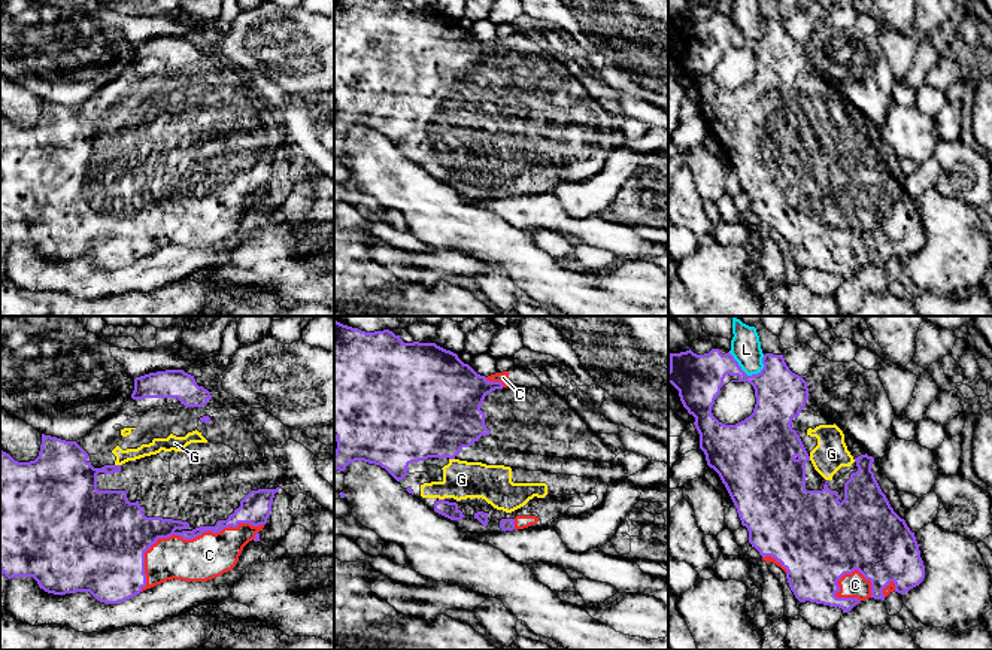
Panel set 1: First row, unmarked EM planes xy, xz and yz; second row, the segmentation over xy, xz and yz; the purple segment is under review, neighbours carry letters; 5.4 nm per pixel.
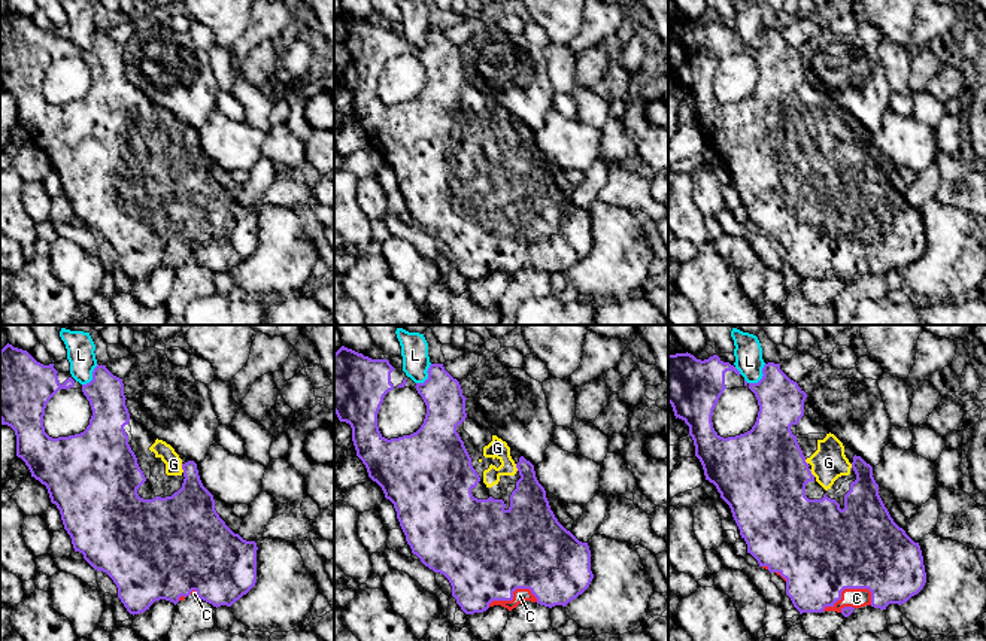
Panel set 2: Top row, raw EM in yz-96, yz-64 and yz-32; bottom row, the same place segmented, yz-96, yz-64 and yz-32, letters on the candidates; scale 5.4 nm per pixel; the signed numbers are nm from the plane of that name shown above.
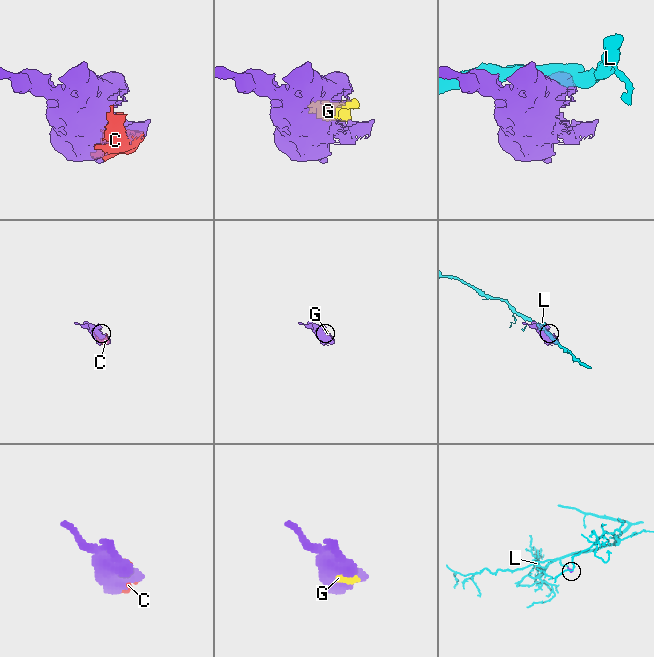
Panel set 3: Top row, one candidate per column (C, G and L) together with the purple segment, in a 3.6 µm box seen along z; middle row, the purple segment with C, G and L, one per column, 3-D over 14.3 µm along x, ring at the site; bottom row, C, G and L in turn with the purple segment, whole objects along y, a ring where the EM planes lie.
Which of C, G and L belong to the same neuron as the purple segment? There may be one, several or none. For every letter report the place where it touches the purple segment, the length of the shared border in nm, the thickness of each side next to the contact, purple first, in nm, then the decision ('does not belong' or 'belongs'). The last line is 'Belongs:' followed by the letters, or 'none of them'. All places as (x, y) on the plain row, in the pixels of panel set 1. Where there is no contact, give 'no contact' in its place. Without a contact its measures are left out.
C: contact xy (184, 204); length 750 nm; calibres 190 and 240 nm; belongs
G: contact xy (118, 131); length 30 nm; calibres 240 and 70 nm; belongs
L: contact yz (743, 38); length 220 nm; calibres 280 and 160 nm; does not belong
Belongs: C, G

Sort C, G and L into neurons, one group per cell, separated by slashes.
C G / L

